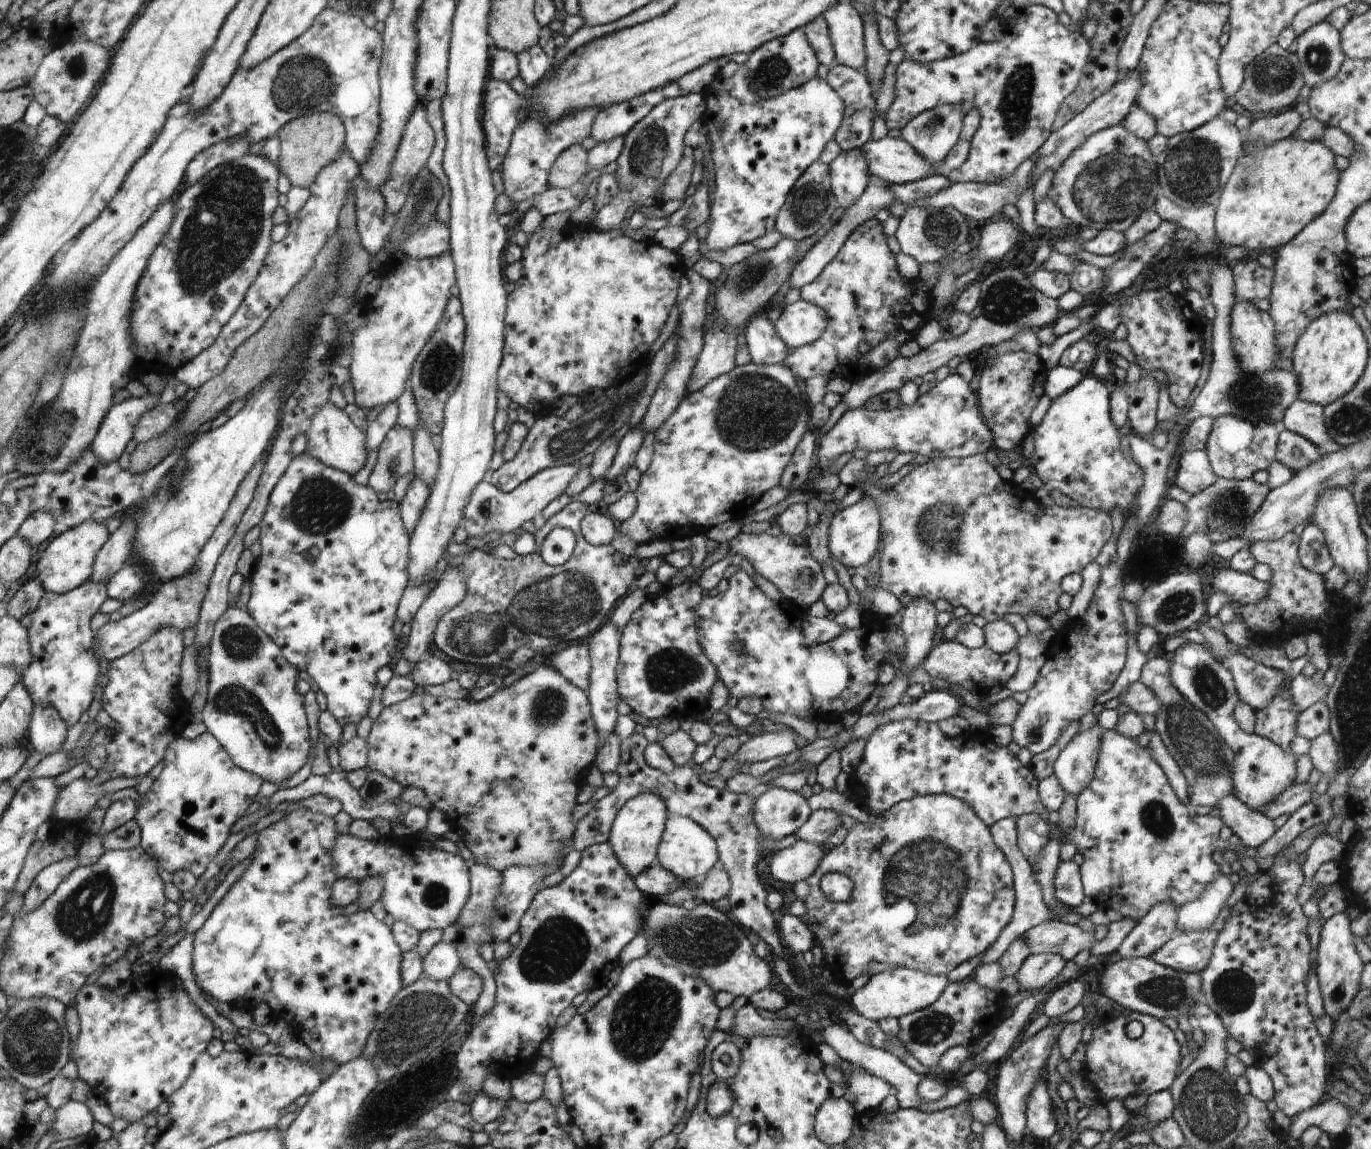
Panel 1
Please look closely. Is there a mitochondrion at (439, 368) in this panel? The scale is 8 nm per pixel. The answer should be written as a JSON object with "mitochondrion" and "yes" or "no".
{"mitochondrion":"yes"}

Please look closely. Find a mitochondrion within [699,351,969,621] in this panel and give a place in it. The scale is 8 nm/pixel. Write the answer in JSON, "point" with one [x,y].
{"point":[755,412]}

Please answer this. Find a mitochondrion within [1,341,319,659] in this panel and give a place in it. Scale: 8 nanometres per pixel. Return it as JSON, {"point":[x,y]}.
{"point":[45,437]}

